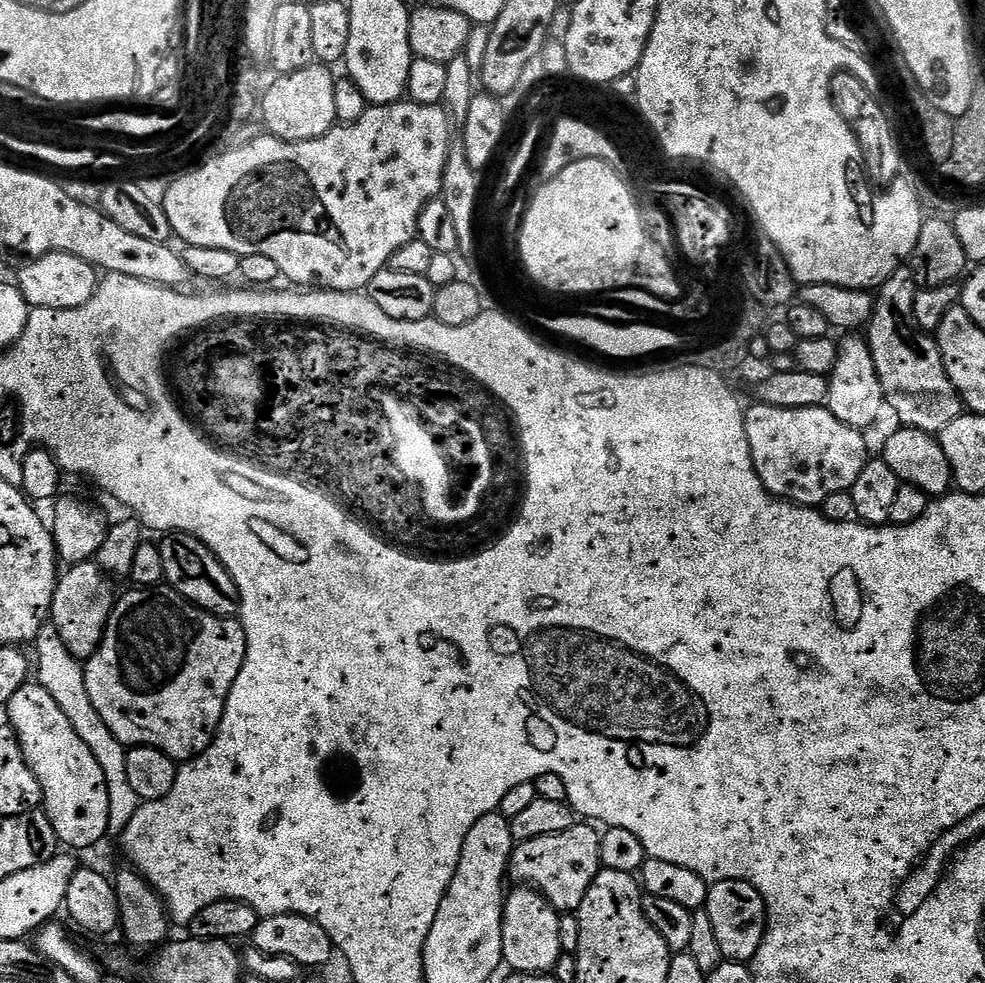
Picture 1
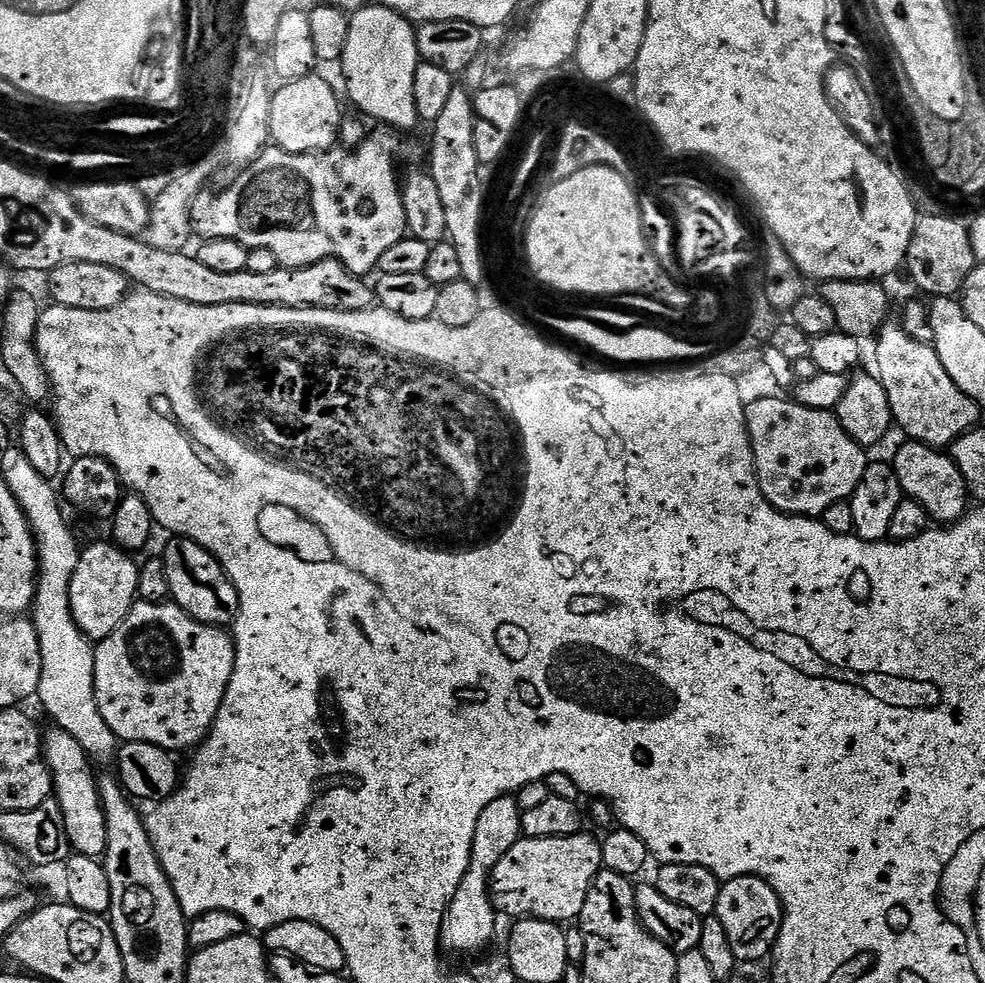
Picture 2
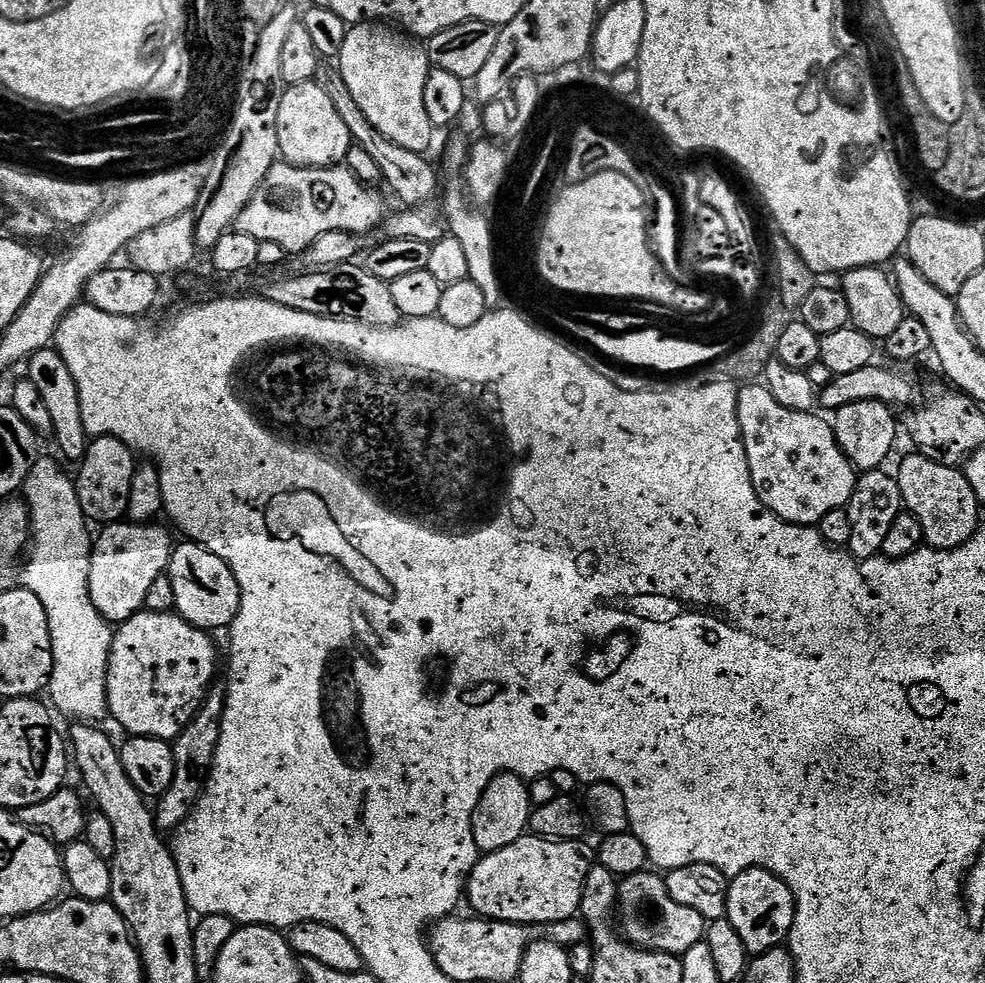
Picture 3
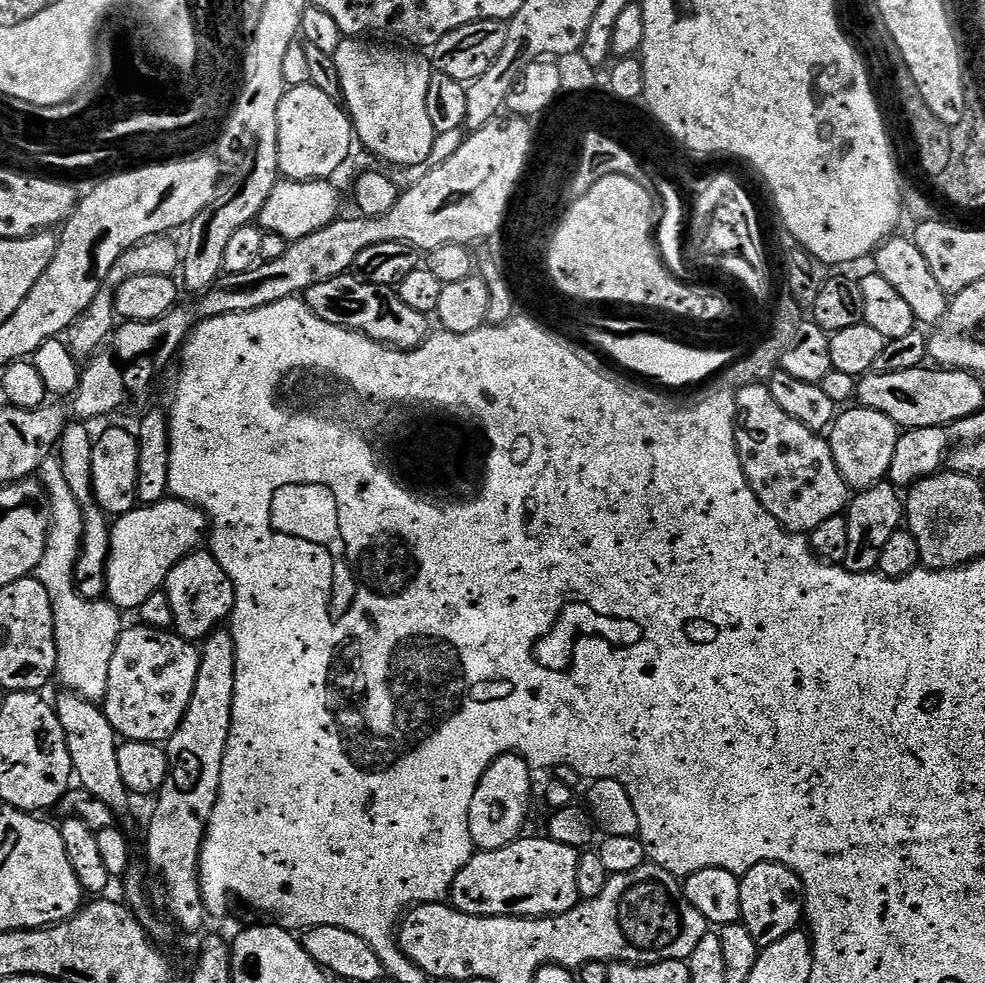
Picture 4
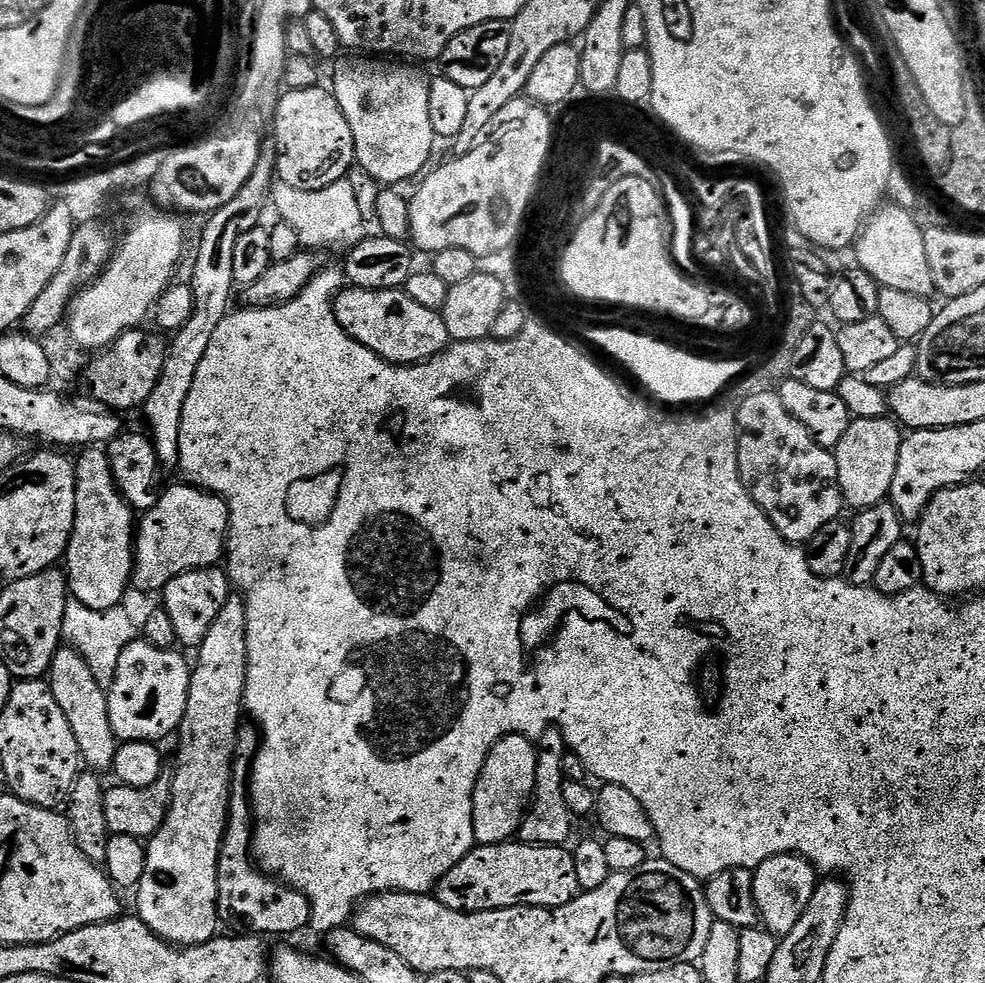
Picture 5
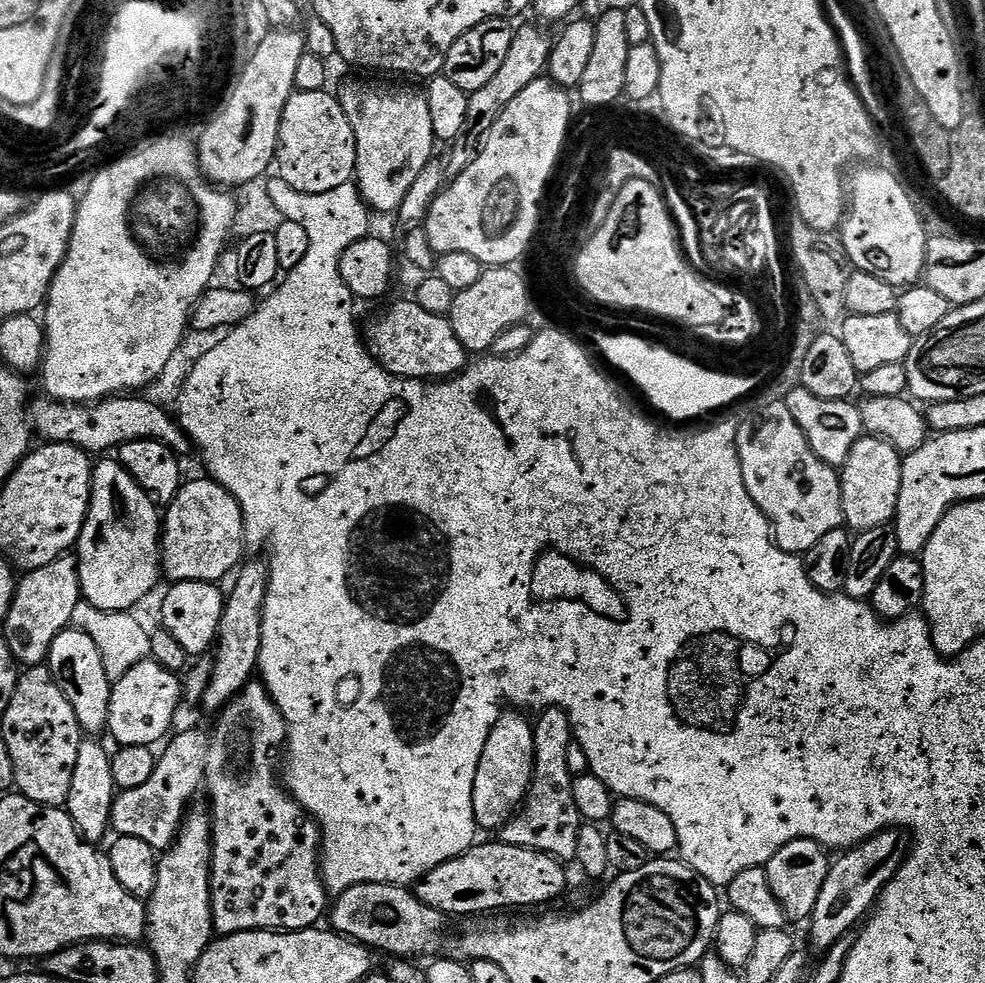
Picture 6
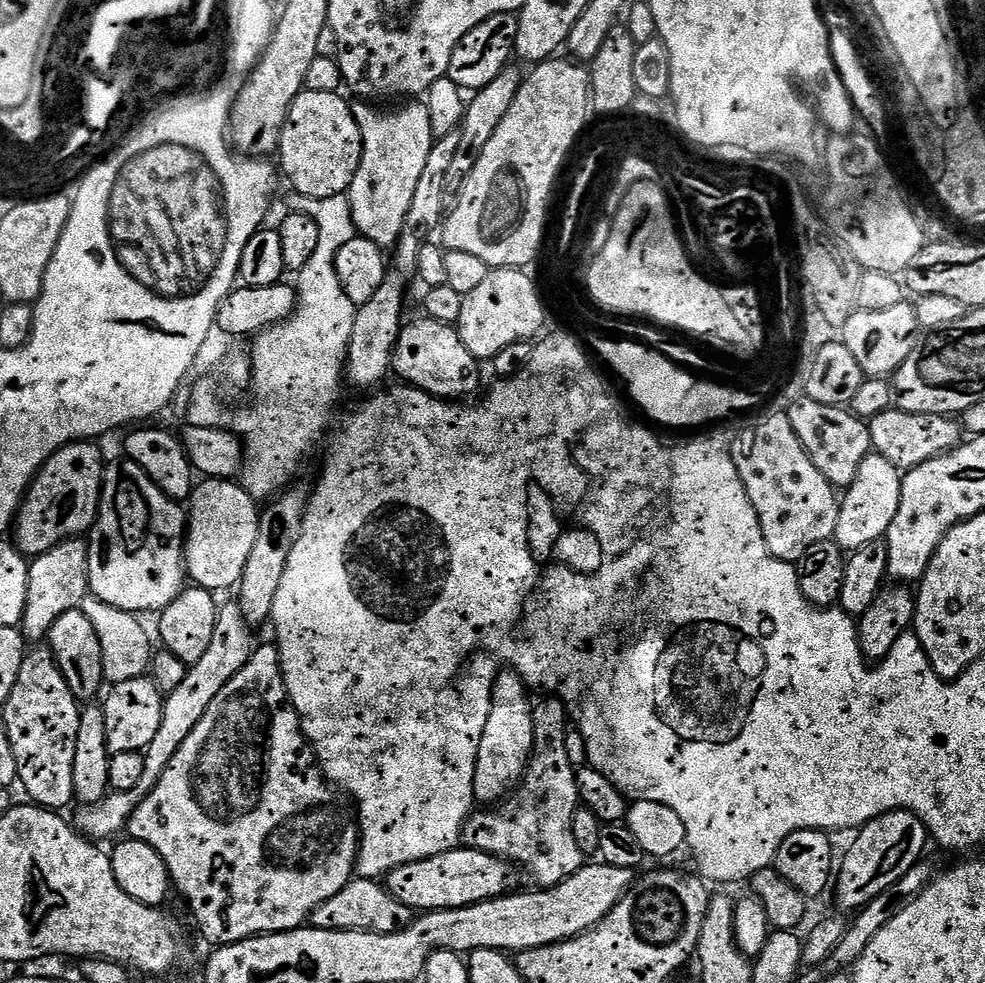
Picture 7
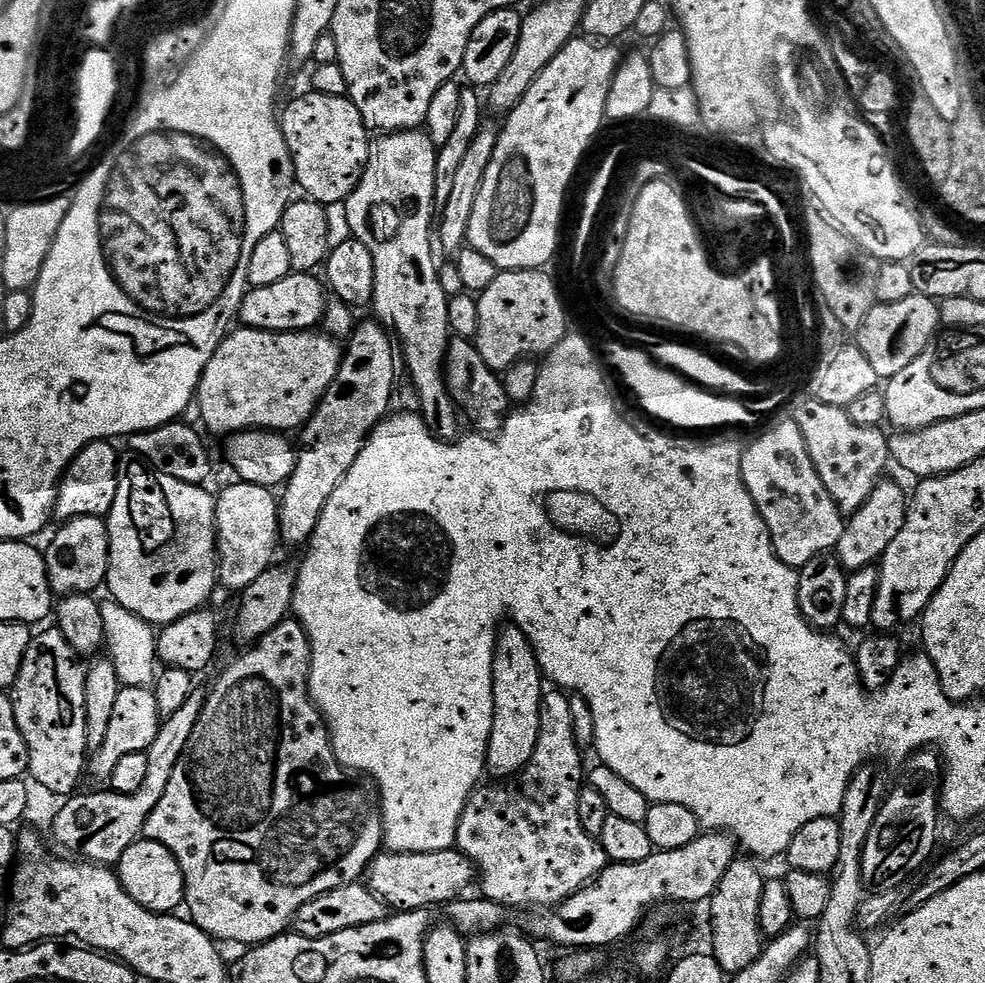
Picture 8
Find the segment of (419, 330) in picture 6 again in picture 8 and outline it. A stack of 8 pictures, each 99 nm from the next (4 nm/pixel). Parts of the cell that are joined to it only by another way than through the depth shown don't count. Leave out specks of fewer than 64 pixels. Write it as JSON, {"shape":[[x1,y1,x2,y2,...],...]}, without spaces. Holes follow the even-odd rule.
{"shape":[[456,338,449,343,448,352,444,355,444,385,457,409,468,415,469,422,476,427,473,429,479,435,495,437,502,430,504,419,510,411,510,401,501,377,486,366,472,340]]}

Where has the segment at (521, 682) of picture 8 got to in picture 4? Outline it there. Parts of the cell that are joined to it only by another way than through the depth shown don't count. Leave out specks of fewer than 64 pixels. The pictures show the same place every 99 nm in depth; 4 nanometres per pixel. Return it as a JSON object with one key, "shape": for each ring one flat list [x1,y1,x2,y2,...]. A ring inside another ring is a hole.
{"shape":[[514,752,499,756,482,774,478,790,474,790,474,802,470,802,470,834,479,851,498,850,523,833,520,831,524,828,524,808,532,804,532,775,533,769]]}

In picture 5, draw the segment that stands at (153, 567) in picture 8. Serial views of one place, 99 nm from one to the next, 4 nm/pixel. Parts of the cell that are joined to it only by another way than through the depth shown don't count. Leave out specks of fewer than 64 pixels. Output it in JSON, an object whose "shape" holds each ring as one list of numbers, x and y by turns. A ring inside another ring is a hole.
{"shape":[[85,447,80,457,75,457,76,466,76,513,74,514,74,530,68,543,66,553,66,575,71,599,82,602,82,606,90,606,90,610,105,612,111,608,121,607,125,603,124,595,132,584,132,565,136,562,136,530,138,527,134,509,122,498,118,486,114,482,114,474,110,470,107,451,103,447]]}

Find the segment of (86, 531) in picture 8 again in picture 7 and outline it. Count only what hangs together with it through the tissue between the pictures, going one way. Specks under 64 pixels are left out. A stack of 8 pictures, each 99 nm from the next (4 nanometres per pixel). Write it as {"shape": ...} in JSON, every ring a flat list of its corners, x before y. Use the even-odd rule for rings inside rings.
{"shape":[[83,539,61,540,50,550,35,557,28,565,28,590,26,592,26,610,22,621,25,641,40,642,47,637,48,631,70,610,80,608,90,594,90,558,88,546]]}

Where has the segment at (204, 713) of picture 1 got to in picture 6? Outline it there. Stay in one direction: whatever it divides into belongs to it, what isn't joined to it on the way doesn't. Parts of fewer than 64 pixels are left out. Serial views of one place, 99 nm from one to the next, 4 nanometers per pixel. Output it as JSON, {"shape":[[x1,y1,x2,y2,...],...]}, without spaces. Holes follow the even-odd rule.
{"shape":[[143,660,134,666,134,670,126,673,126,678,113,683,107,731,112,732,113,738,117,740,115,743,120,746,156,746,164,735,167,737,173,731,172,723,176,720,180,704,181,677,163,668,156,660]]}

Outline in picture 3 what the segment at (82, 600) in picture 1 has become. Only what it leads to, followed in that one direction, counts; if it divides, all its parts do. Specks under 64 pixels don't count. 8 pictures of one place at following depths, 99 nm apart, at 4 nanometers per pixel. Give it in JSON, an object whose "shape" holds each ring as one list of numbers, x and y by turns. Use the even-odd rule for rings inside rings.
{"shape":[[121,522,101,527,99,532,92,546,88,590,98,614,109,624,119,626,144,608,151,584,167,573,174,539,160,522]]}

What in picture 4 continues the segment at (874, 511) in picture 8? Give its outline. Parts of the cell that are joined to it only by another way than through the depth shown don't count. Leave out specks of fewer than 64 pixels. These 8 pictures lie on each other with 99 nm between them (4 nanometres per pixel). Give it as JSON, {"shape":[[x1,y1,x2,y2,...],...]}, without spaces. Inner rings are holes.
{"shape":[[859,406,848,407,837,415,827,437,828,445,832,448,834,462,849,489,873,488,888,475,890,462,894,462,894,450,898,446,901,429,897,428,895,422,886,414,878,414,878,410]]}

